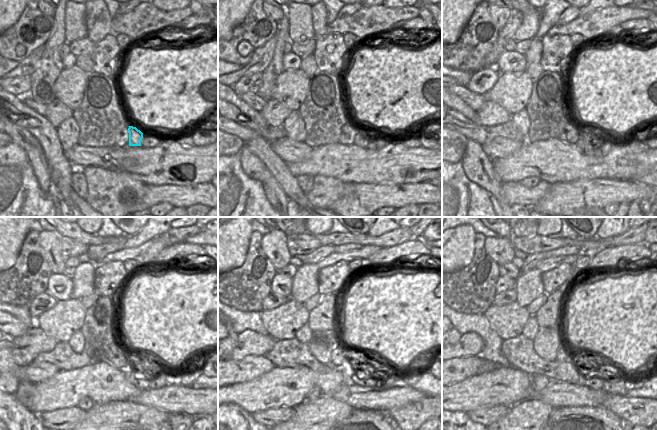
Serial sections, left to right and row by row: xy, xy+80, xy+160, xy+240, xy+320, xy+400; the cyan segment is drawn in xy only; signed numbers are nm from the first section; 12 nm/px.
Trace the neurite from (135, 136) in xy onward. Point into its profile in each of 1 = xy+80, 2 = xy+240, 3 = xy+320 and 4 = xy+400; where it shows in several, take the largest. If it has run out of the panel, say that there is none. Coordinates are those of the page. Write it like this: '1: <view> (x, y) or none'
1: xy+80 (359, 140)
2: xy+240 (142, 382)
3: xy+320 (363, 380)
4: xy+400 (595, 382)

